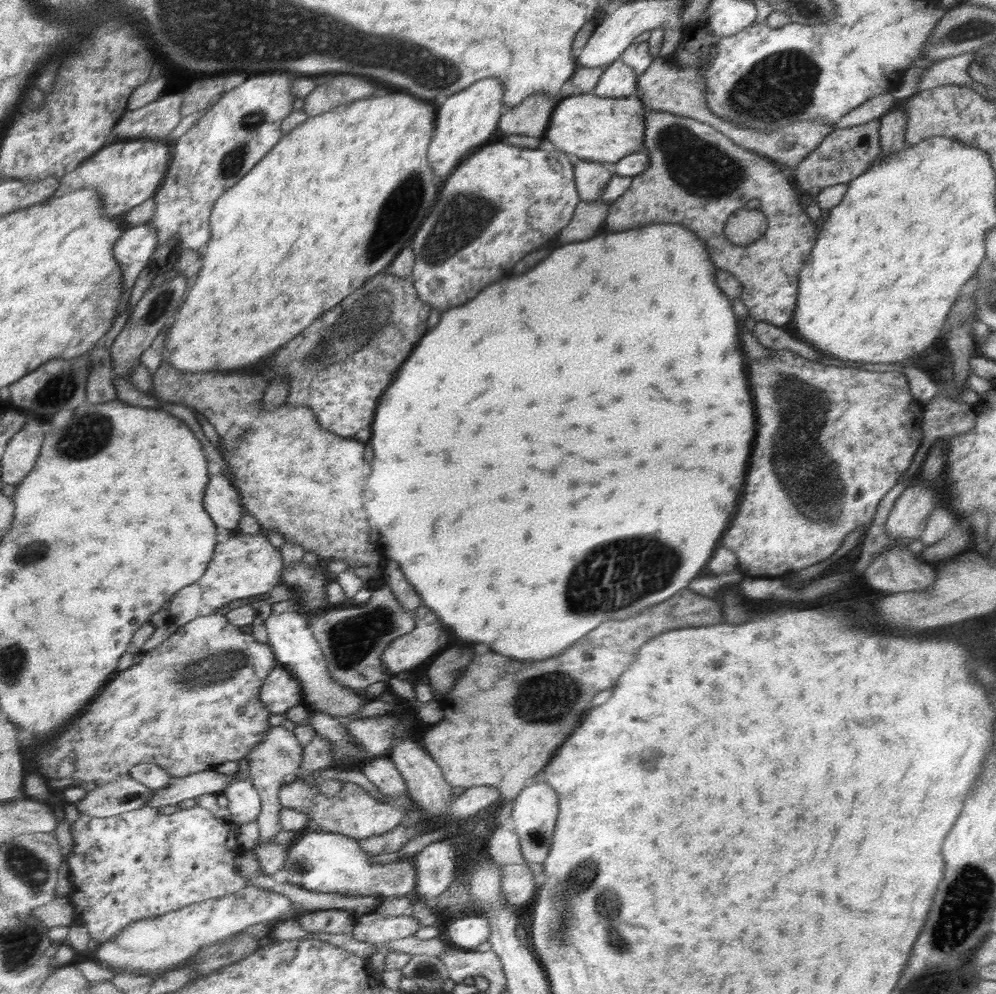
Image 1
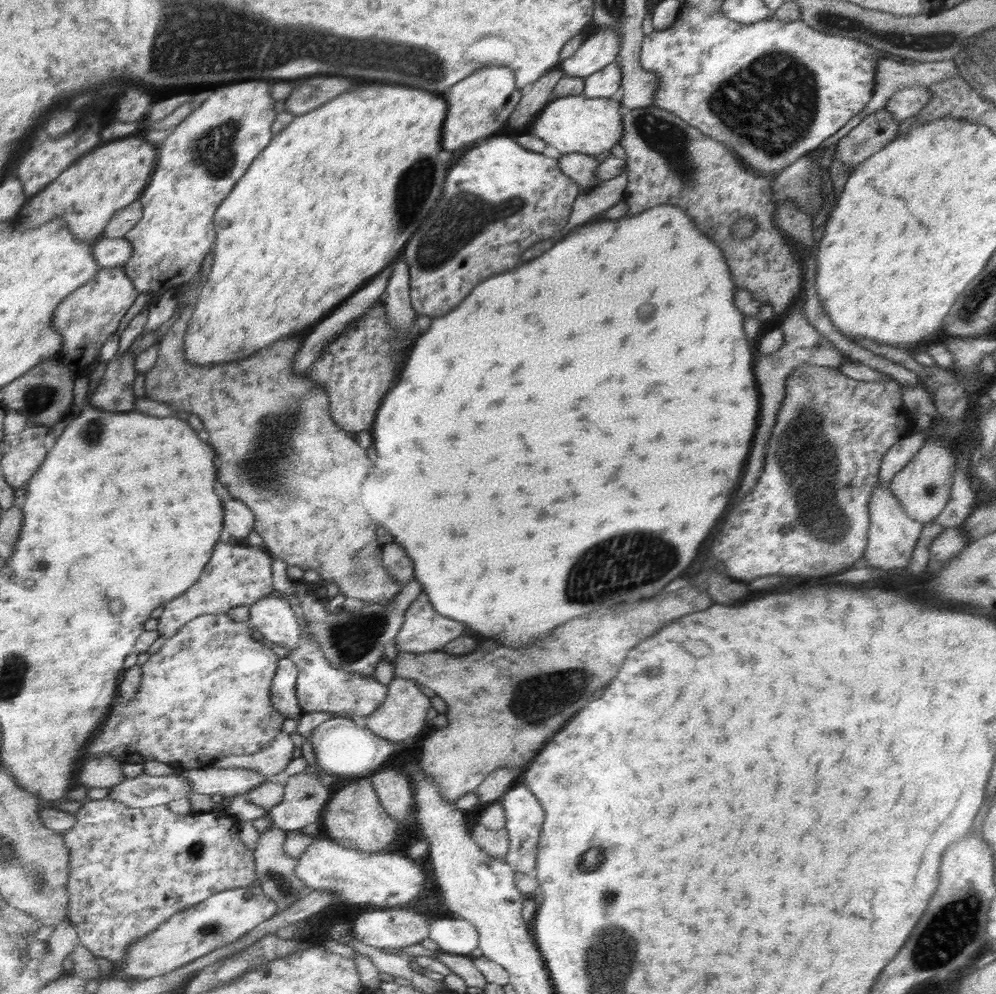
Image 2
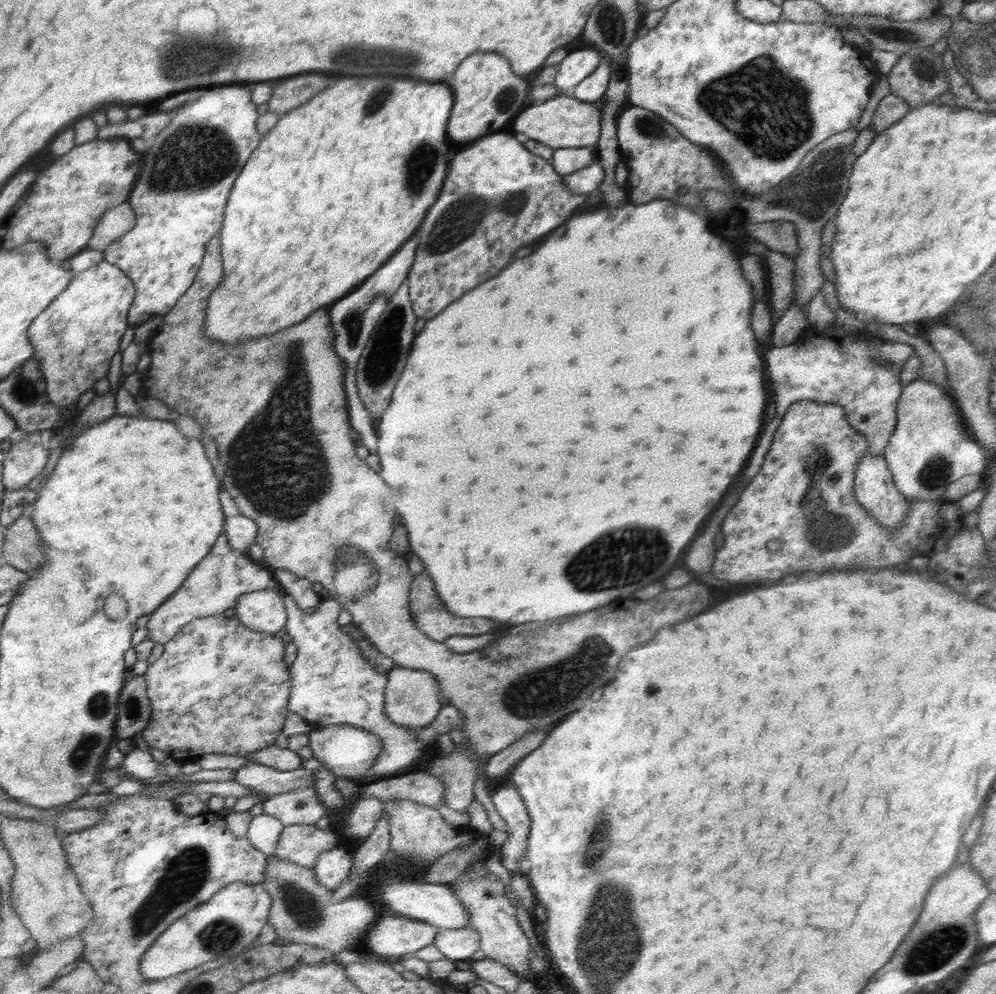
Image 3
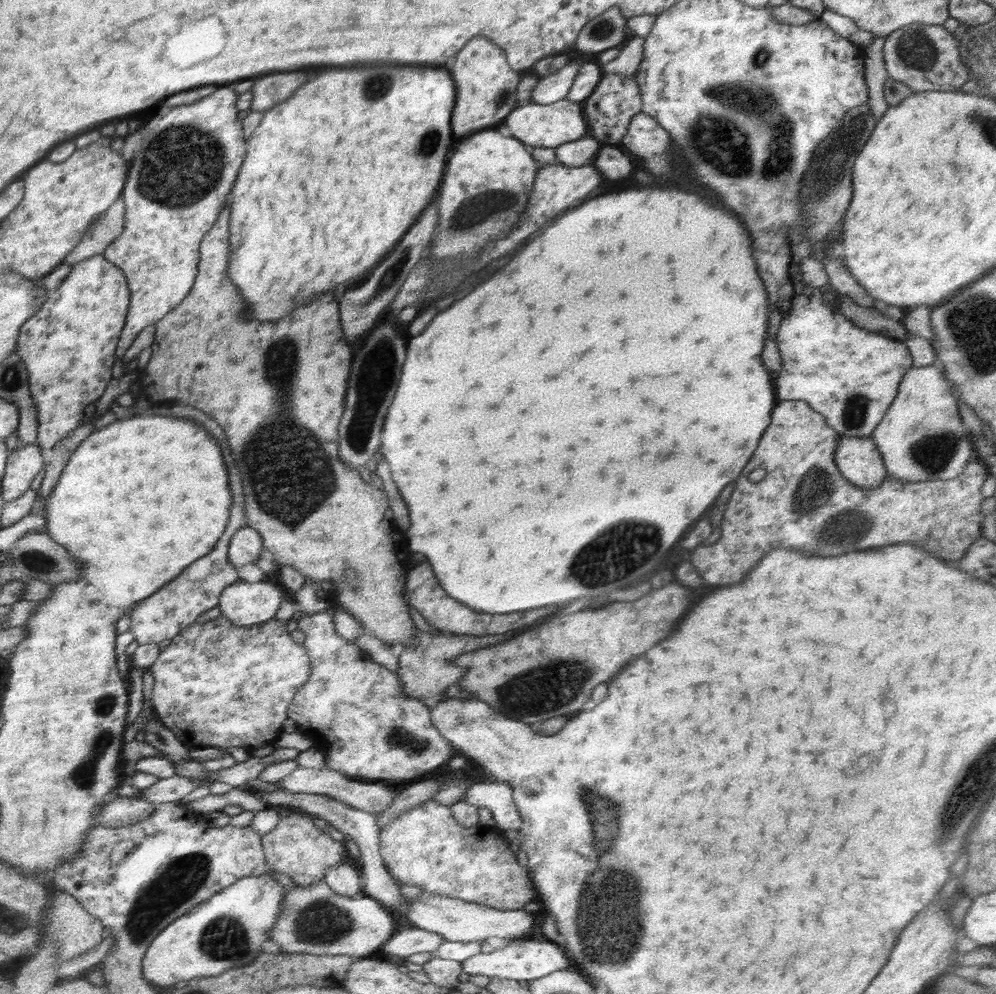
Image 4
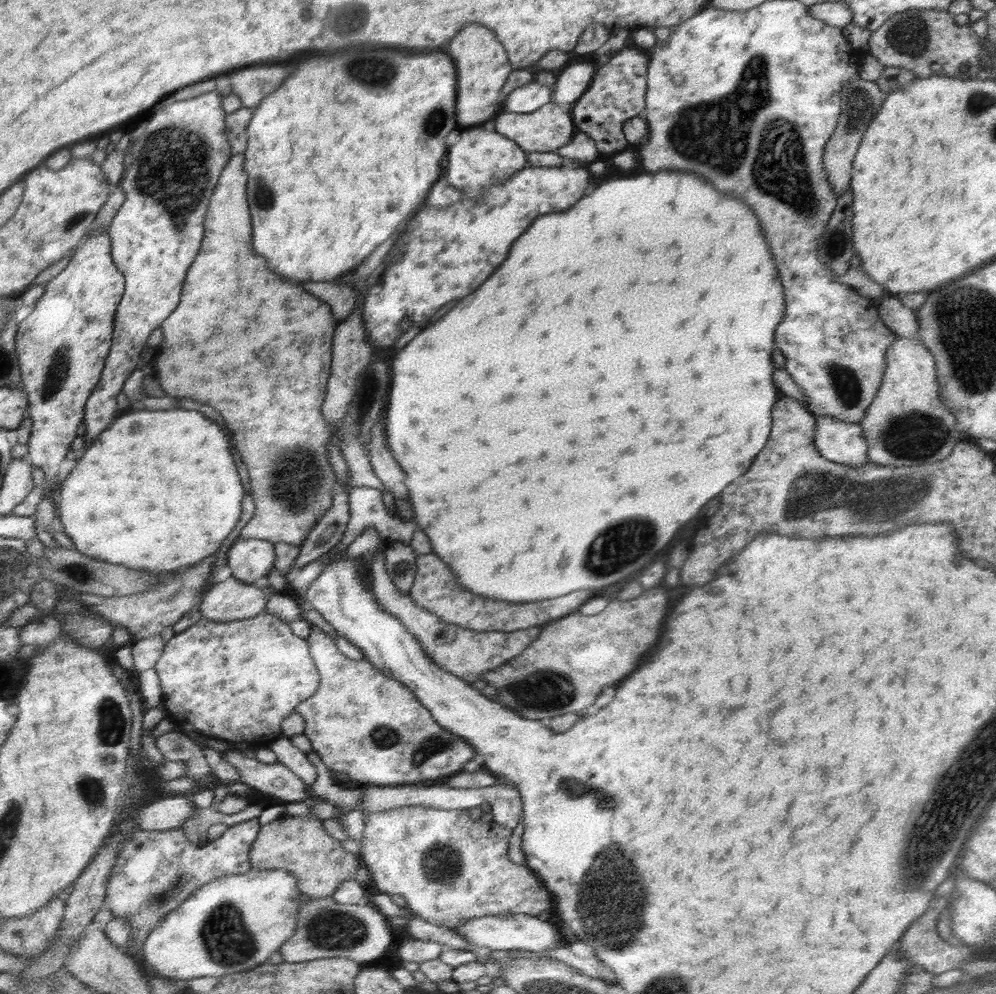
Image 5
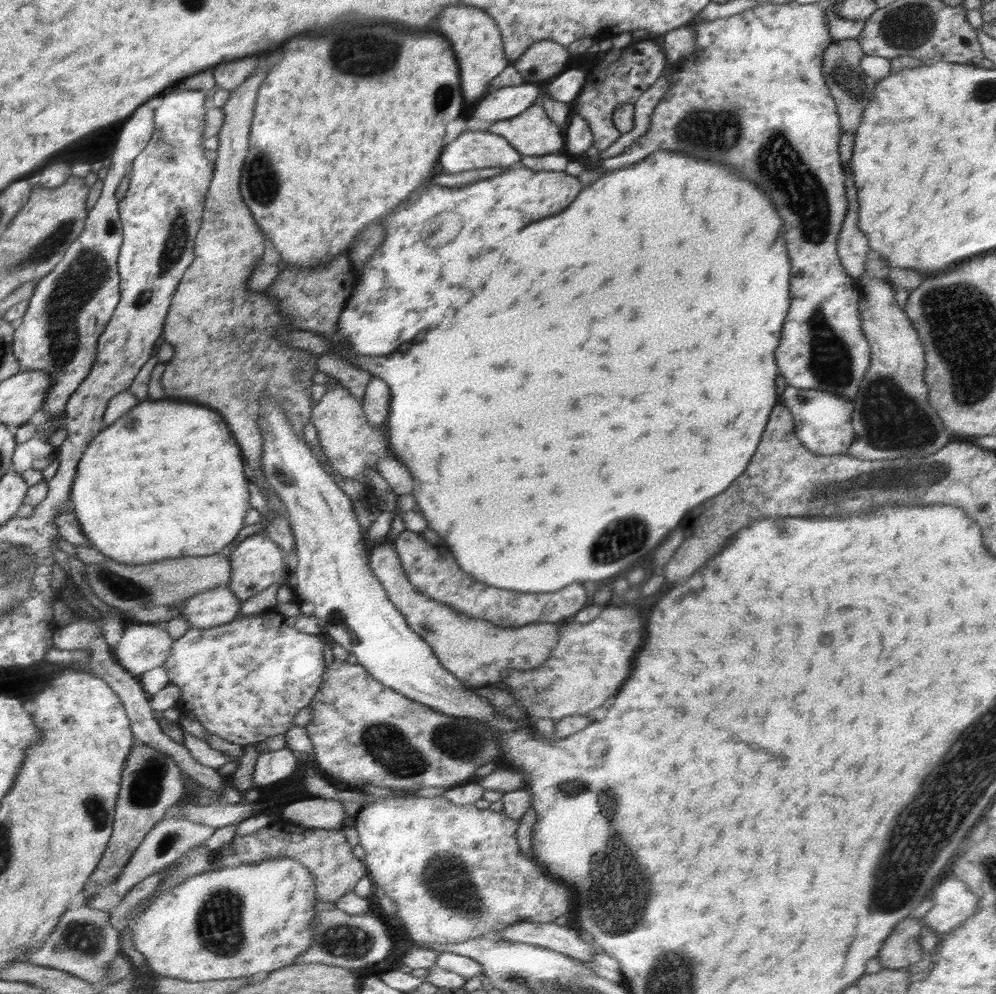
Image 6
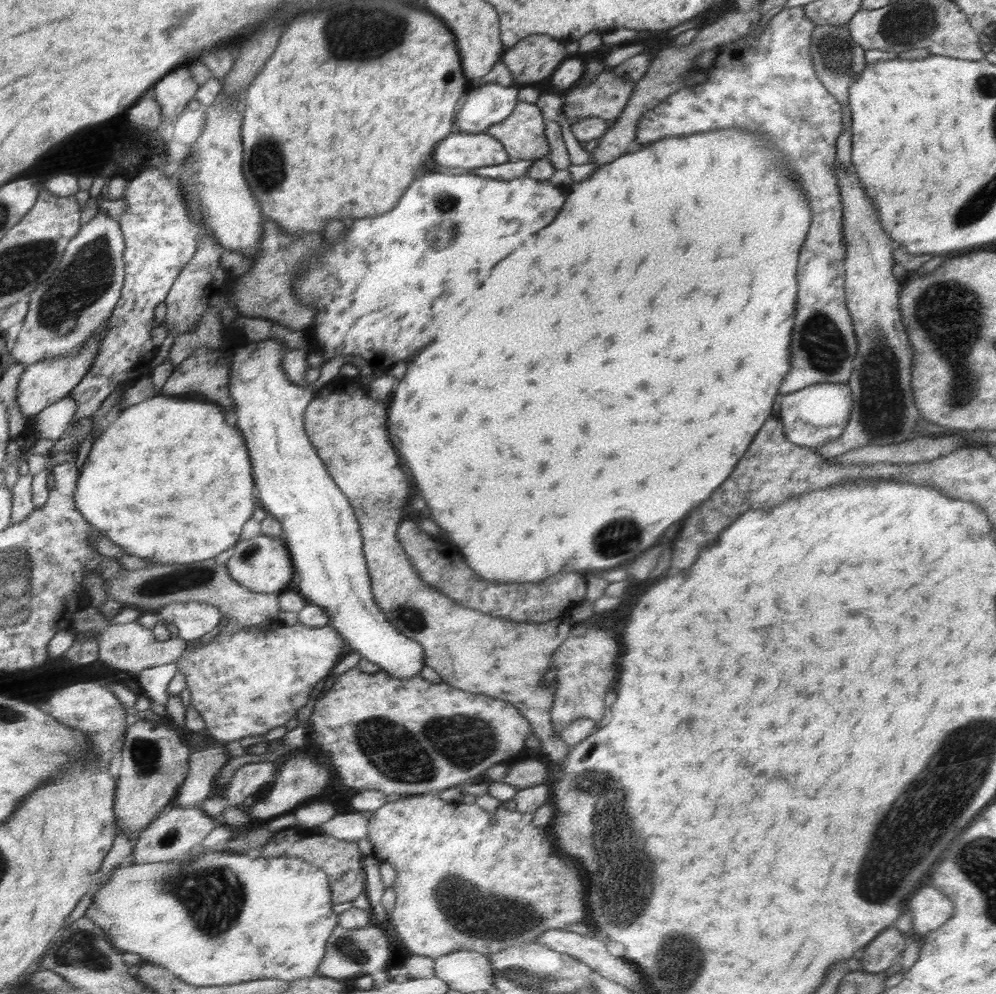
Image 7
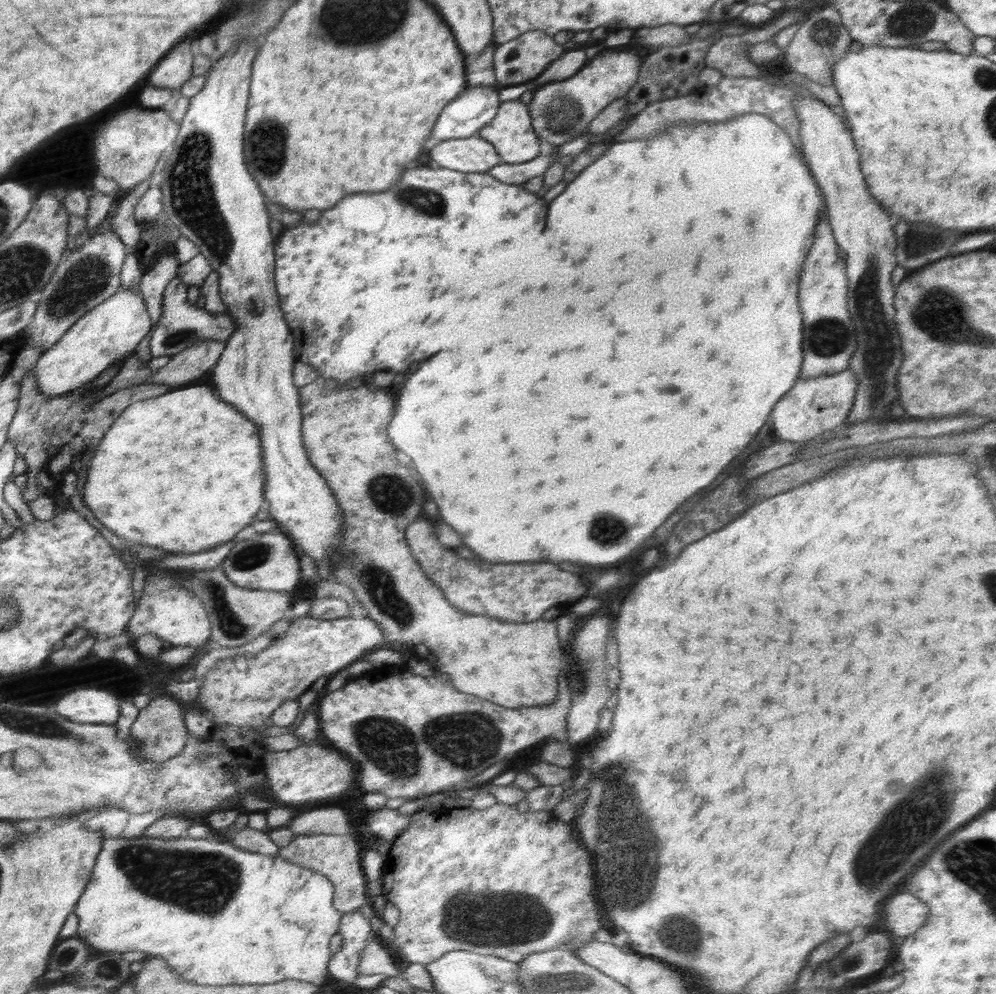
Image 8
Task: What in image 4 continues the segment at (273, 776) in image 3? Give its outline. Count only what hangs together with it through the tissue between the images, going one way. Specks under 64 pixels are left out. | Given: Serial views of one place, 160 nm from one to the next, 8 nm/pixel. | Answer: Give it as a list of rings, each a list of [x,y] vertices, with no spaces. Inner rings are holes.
[[[298,766],[294,772],[291,772],[276,783],[278,787],[282,787],[284,791],[291,793],[310,793],[329,796],[330,798],[342,801],[344,804],[350,805],[355,809],[378,816],[382,814],[388,806],[390,806],[400,788],[390,789],[380,782],[357,781],[354,778],[343,778],[342,774],[328,767],[323,769],[312,769]]]

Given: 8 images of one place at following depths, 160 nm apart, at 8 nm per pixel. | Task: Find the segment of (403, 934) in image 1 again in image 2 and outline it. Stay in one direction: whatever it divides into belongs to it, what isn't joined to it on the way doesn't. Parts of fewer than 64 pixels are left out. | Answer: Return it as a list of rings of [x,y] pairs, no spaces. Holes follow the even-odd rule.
[[[402,907],[357,914],[353,934],[374,949],[391,950],[418,944],[430,934],[430,919]]]

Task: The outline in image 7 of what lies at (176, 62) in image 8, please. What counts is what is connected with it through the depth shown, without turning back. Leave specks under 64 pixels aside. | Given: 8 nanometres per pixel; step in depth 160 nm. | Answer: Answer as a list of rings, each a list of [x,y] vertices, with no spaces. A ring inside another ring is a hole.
[[[180,65],[174,72],[170,72],[155,86],[156,102],[160,103],[160,114],[165,124],[174,121],[187,110],[187,106],[194,101],[200,86],[192,78],[190,68]]]

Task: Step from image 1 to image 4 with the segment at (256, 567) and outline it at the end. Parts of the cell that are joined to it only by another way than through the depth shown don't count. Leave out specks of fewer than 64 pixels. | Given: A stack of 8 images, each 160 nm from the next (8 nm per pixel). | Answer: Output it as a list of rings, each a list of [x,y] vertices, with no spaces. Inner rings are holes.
[[[179,404],[172,407],[174,416],[187,417],[189,420],[195,420],[197,424],[203,424],[204,428],[216,438],[220,448],[222,448],[222,456],[224,456],[224,462],[226,462],[226,468],[228,468],[228,478],[230,478],[230,492],[232,492],[232,510],[230,510],[230,520],[228,526],[223,532],[220,540],[215,544],[215,547],[202,558],[198,558],[196,562],[192,562],[190,566],[187,566],[177,578],[174,578],[172,582],[168,582],[158,590],[154,592],[152,596],[144,598],[144,600],[138,602],[134,606],[134,610],[130,612],[128,618],[132,621],[128,631],[134,635],[134,641],[138,645],[146,645],[149,643],[158,644],[165,640],[174,638],[177,634],[180,634],[186,627],[199,622],[202,614],[207,613],[208,610],[218,607],[219,596],[222,594],[222,590],[226,586],[232,586],[234,582],[240,582],[238,573],[236,573],[236,567],[229,563],[227,557],[227,550],[229,549],[229,542],[232,535],[238,529],[238,527],[247,526],[247,518],[245,513],[245,500],[244,492],[242,492],[242,480],[240,480],[240,474],[232,462],[232,456],[230,448],[228,448],[228,442],[226,435],[222,430],[222,427],[212,418],[207,416],[204,412],[195,409],[192,406],[184,406]]]

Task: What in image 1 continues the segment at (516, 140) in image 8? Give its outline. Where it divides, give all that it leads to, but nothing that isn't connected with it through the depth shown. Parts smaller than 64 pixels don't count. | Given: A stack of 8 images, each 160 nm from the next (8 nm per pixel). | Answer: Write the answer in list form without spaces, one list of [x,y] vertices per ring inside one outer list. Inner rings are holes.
[[[590,93],[572,95],[556,104],[544,137],[556,148],[567,154],[575,154],[580,160],[610,166],[618,163],[624,156],[644,149],[645,114],[648,112],[644,111],[644,103],[636,96],[609,98]]]

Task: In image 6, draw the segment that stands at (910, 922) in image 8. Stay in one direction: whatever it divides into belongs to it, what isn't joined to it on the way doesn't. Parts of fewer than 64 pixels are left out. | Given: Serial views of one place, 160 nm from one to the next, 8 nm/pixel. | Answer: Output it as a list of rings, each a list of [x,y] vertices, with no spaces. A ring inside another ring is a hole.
[[[956,877],[942,878],[928,894],[934,906],[923,916],[923,924],[943,937],[975,915],[979,898]]]

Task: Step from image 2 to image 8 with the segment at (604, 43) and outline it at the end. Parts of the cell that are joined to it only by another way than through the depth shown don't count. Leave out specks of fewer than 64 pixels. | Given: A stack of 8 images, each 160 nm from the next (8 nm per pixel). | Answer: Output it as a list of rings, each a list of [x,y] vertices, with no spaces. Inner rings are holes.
[[[480,85],[476,87],[468,87],[452,102],[448,103],[442,114],[438,117],[438,122],[427,138],[426,145],[428,148],[434,148],[440,142],[454,138],[466,138],[477,135],[484,126],[488,126],[492,122],[492,118],[498,114],[502,102],[500,101],[499,91],[494,86]]]

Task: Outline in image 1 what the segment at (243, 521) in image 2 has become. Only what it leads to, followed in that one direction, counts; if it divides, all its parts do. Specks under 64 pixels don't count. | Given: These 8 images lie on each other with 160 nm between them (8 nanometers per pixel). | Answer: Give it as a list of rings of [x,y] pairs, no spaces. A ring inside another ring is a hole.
[[[212,475],[208,486],[208,514],[216,518],[216,526],[222,526],[232,533],[238,531],[238,522],[242,518],[241,497],[230,480],[224,475]]]

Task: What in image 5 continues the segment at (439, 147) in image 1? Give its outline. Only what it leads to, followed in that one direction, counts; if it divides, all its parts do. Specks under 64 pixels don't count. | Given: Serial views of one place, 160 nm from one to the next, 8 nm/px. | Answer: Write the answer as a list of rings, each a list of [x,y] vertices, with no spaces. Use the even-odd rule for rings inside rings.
[[[464,26],[464,30],[460,30],[460,34],[456,34],[456,38],[451,38],[448,46],[450,48],[446,48],[447,53],[451,56],[457,70],[457,126],[462,129],[462,126],[485,123],[488,119],[498,116],[502,110],[502,106],[499,104],[499,99],[503,94],[501,88],[513,68],[508,60],[506,49],[496,40],[494,32],[488,30],[486,26]]]

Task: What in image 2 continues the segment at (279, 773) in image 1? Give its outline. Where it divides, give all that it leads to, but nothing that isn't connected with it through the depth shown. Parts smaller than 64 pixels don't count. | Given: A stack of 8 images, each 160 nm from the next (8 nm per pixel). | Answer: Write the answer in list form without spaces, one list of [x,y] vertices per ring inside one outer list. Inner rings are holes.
[[[281,731],[274,737],[270,746],[267,746],[254,754],[218,757],[213,760],[212,764],[208,764],[208,766],[211,766],[212,768],[252,769],[253,771],[262,773],[265,776],[265,780],[270,780],[270,778],[273,778],[274,775],[277,775],[280,771],[283,771],[286,768],[286,765],[293,759],[292,752],[294,752],[295,748],[292,739],[290,739],[290,735]],[[268,810],[264,818],[269,820],[269,828],[267,828],[264,834],[260,834],[257,848],[254,850],[254,870],[256,870],[255,875],[260,881],[259,887],[263,890],[263,893],[266,894],[268,898],[271,898],[279,907],[279,912],[282,912],[301,899],[301,893],[305,888],[305,884],[296,876],[294,871],[298,859],[288,856],[283,851],[283,844],[287,837],[287,831],[275,828],[275,824],[273,824]]]

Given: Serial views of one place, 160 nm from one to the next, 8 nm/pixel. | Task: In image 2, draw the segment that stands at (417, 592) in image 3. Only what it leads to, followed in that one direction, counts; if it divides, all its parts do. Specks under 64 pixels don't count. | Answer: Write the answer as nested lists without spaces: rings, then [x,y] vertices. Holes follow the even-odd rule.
[[[422,592],[406,610],[404,624],[395,638],[394,648],[400,654],[441,651],[446,644],[468,632],[466,624],[440,616],[430,603]]]

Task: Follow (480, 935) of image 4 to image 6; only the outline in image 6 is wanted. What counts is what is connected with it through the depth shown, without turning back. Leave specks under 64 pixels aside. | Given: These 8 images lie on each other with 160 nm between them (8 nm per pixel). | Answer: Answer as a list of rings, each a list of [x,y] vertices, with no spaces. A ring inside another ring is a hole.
[[[517,922],[497,933],[502,935],[504,941],[541,946],[583,962],[592,961],[598,948],[582,940],[579,930],[553,922]]]

